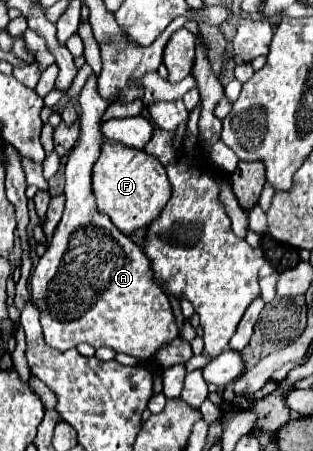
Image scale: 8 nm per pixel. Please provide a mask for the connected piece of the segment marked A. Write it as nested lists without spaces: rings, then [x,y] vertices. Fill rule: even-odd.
[[[92,74],[78,96],[80,136],[64,166],[66,208],[44,256],[32,270],[30,294],[40,308],[48,346],[64,352],[80,342],[88,342],[94,348],[108,346],[138,360],[148,360],[164,344],[178,338],[178,326],[168,296],[154,280],[150,258],[106,214],[96,210],[92,166],[104,144],[102,116],[108,108],[108,102],[98,94],[96,80],[98,76]]]

